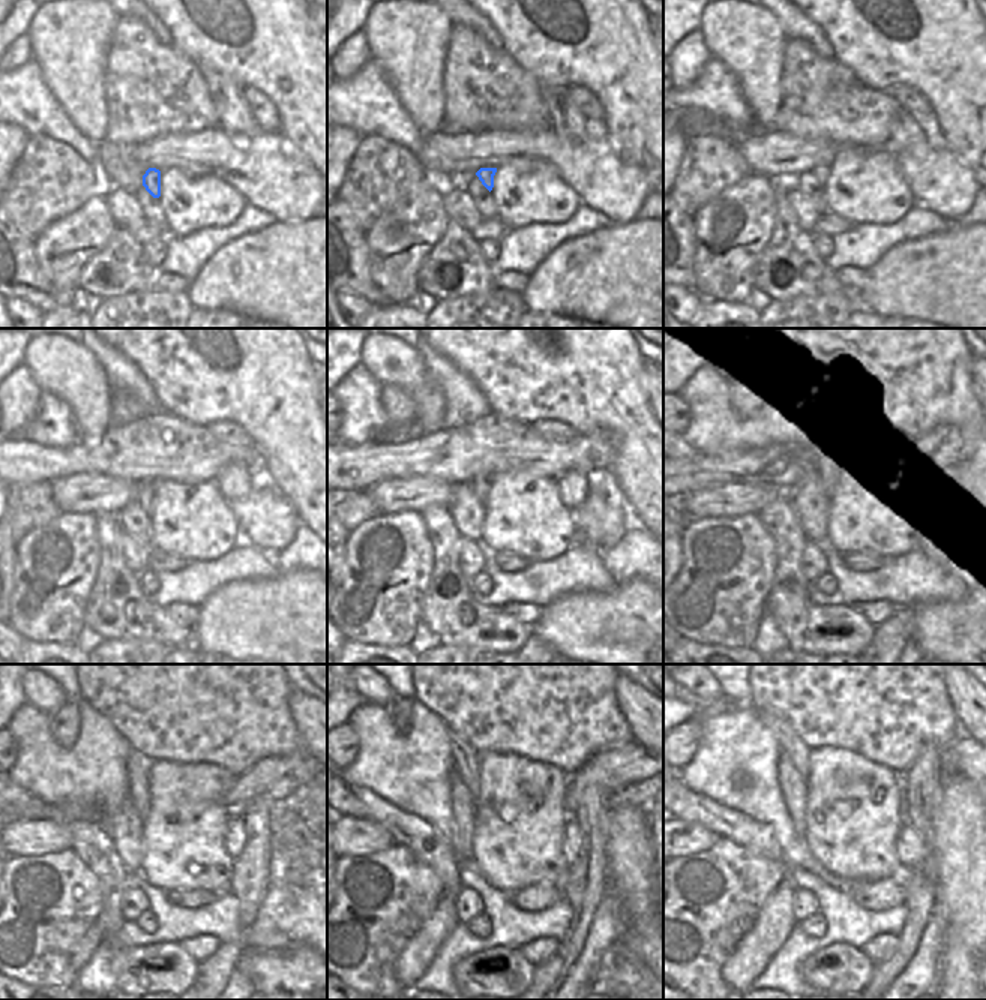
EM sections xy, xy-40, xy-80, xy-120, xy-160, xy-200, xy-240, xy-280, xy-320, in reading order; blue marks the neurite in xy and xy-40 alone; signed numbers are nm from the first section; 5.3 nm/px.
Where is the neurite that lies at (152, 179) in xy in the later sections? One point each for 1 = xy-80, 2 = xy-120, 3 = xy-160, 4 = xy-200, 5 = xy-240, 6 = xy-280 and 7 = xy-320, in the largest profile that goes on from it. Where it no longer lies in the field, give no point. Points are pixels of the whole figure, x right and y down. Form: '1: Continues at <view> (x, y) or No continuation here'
1: Continues at xy-80 (821, 173)
2: Continues at xy-120 (144, 491)
3: Continues at xy-160 (480, 488)
4: Continues at xy-200 (821, 471)
5: Continues at xy-240 (138, 763)
6: Continues at xy-280 (465, 759)
7: Continues at xy-320 (788, 739).

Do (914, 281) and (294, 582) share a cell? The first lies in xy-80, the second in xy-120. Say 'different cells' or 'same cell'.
same cell

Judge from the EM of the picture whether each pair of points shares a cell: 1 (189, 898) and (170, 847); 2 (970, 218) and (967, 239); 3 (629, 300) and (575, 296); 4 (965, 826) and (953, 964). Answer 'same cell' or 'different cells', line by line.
1: different cells
2: different cells
3: same cell
4: same cell

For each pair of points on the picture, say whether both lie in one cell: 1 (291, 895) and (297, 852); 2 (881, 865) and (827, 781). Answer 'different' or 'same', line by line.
1: different
2: same

